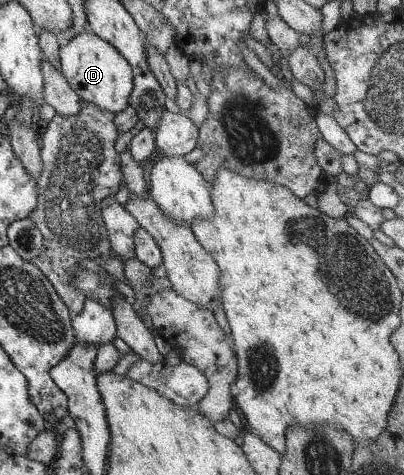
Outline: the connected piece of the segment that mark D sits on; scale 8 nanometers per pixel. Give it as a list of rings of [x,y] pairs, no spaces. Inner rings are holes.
[[[89,30],[73,34],[67,44],[58,48],[60,72],[83,102],[92,103],[113,115],[128,105],[132,90],[132,71],[124,57],[110,44]]]

